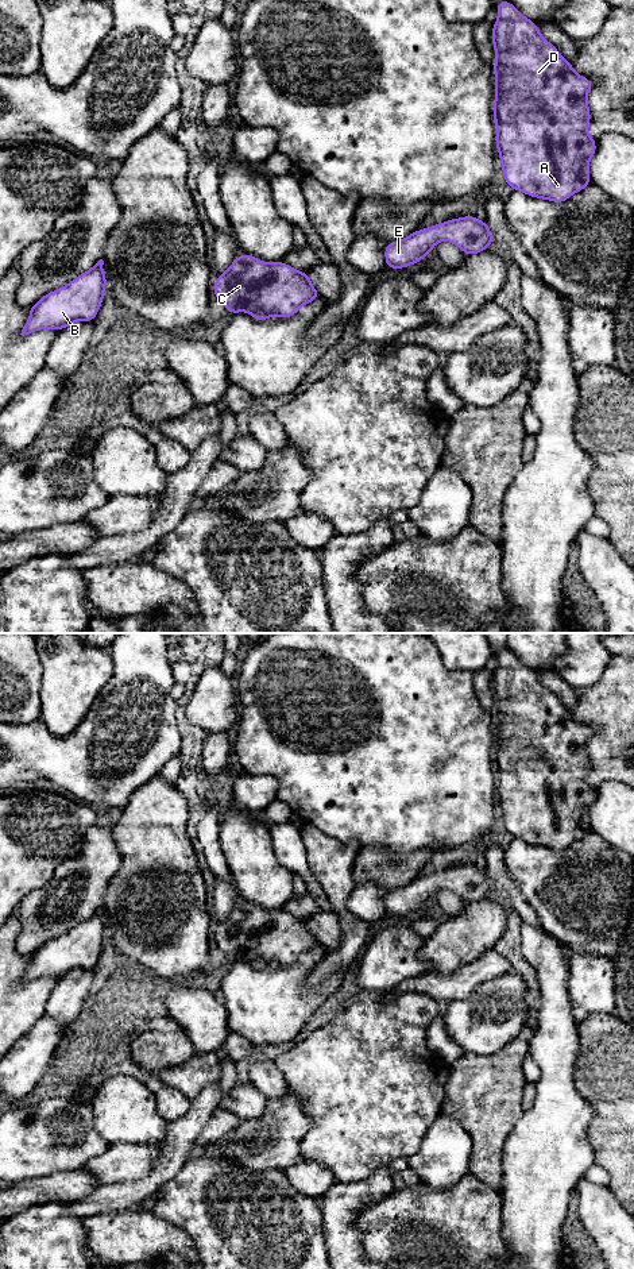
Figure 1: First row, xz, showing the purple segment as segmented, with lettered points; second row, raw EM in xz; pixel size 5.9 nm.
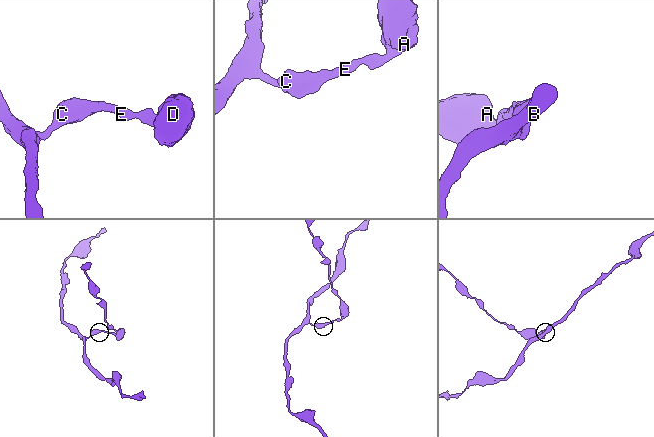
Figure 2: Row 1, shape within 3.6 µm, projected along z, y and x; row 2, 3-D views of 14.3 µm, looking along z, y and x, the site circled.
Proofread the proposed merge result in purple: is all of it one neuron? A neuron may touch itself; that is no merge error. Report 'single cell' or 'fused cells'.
single cell

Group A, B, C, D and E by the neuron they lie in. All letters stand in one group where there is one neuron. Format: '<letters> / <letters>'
A B C D E

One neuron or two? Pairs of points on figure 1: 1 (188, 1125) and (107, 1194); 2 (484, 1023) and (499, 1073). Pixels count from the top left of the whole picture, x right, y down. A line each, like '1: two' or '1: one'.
1: one
2: two

